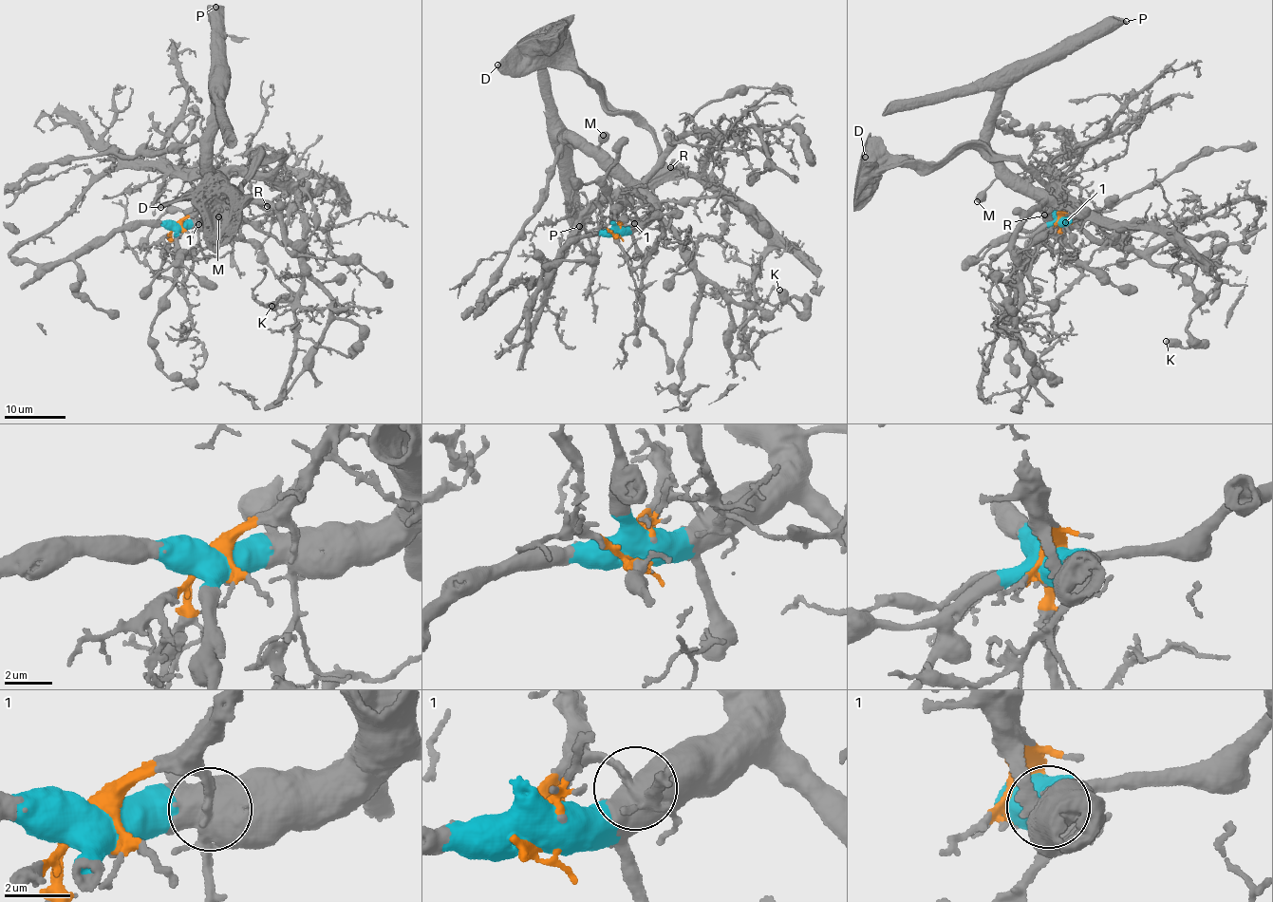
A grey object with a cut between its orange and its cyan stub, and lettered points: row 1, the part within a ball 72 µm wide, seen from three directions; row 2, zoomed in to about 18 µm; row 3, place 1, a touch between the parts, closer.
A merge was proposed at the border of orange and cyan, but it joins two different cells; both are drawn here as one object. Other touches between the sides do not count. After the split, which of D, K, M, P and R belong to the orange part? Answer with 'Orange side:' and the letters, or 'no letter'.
Orange side: D, R

